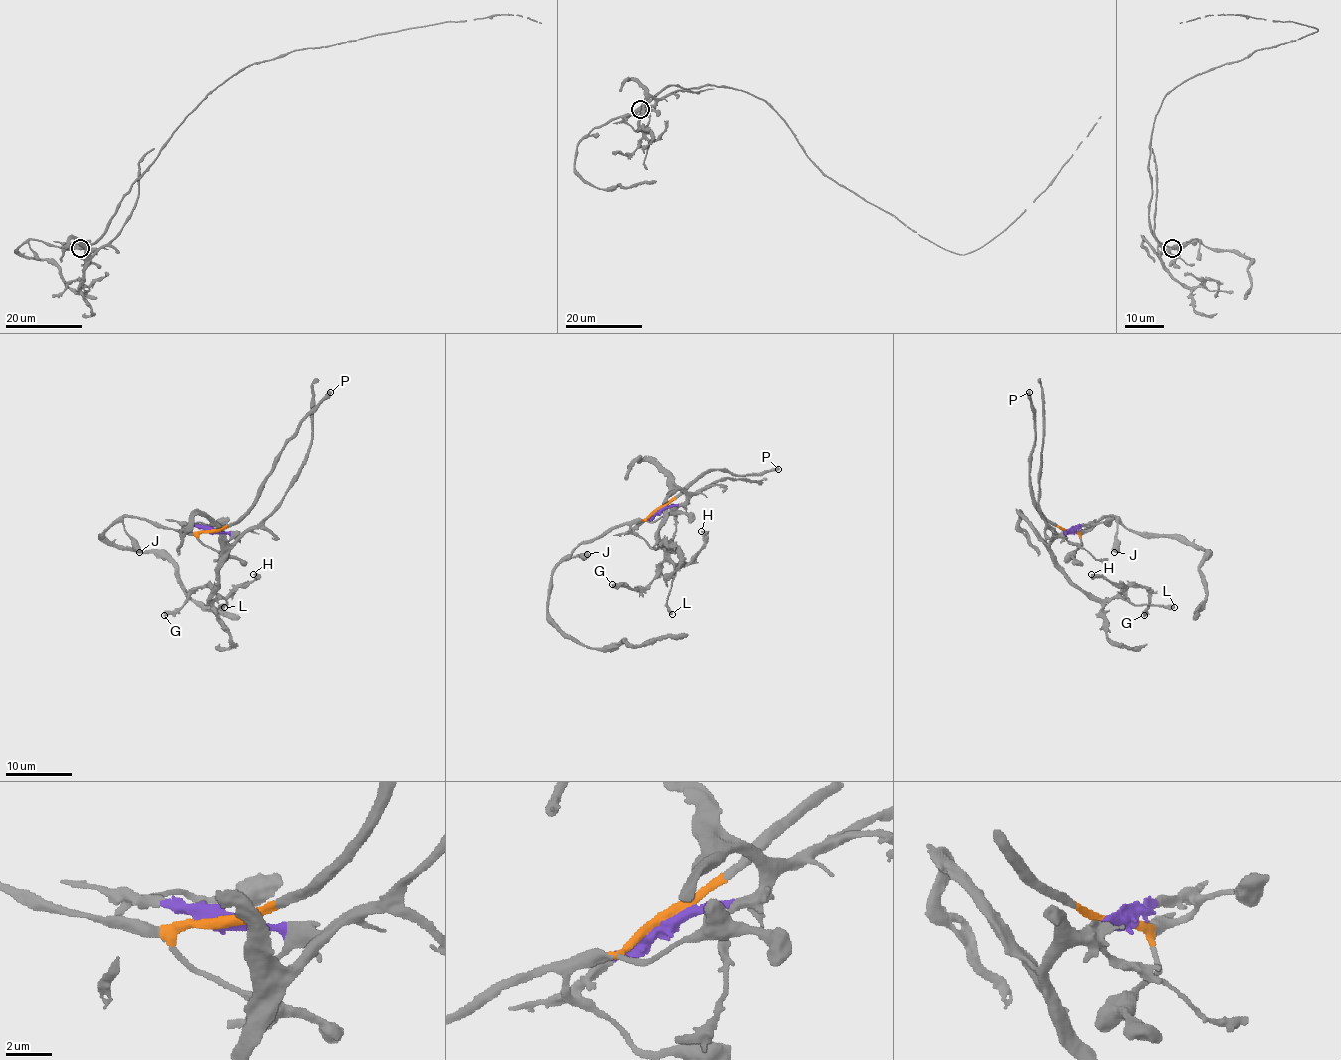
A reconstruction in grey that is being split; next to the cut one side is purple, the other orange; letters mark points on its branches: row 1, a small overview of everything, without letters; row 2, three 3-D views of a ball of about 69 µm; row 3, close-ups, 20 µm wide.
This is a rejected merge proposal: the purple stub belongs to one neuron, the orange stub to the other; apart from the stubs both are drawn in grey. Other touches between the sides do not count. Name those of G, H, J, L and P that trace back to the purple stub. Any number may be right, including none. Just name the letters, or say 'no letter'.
G, H, L

